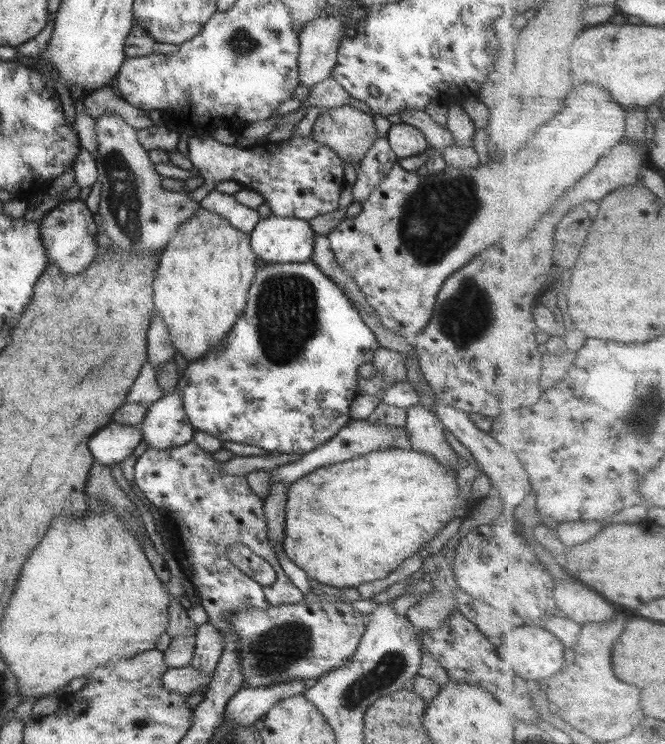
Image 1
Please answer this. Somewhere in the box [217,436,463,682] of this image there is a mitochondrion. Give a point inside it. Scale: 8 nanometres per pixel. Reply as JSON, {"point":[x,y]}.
{"point":[274,651]}

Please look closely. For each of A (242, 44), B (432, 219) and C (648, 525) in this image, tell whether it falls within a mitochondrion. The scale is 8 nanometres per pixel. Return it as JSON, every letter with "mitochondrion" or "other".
{"A":"mitochondrion","B":"mitochondrion","C":"other"}

